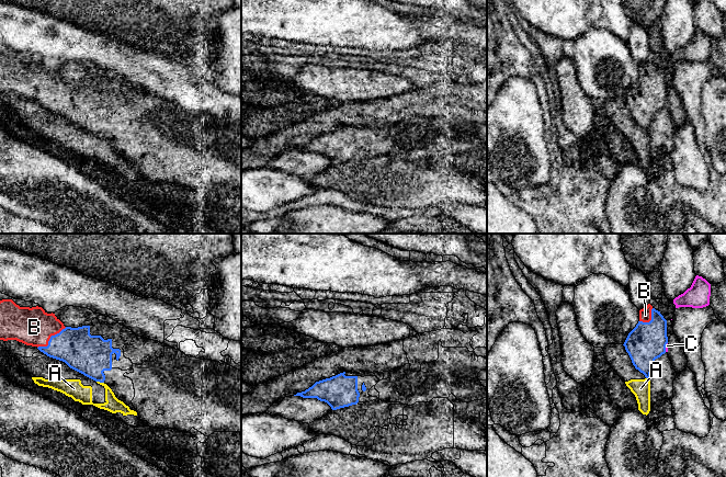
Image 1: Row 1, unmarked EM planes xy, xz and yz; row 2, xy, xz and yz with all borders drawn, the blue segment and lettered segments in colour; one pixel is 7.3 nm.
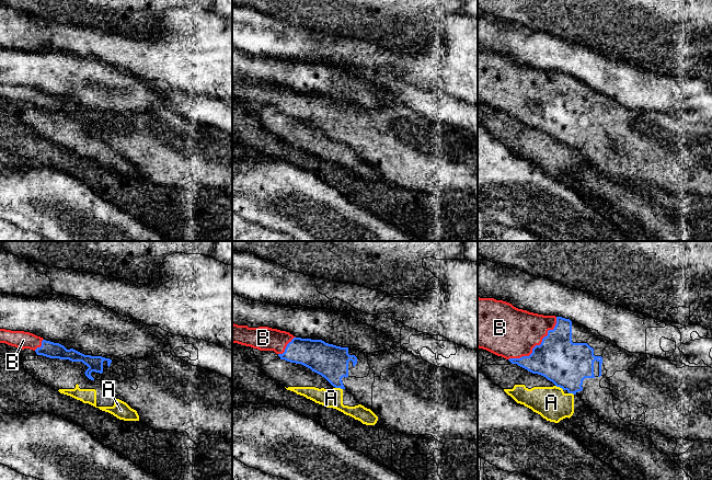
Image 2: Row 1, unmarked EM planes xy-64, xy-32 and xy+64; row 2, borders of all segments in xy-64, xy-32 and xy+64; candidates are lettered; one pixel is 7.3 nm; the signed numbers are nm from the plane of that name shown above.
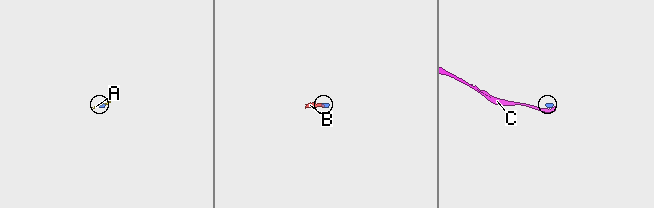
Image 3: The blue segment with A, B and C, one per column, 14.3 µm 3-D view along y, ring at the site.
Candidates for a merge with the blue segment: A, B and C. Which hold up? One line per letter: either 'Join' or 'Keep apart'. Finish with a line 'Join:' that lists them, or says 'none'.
A: Keep apart
B: Join
C: Keep apart
Join: B

